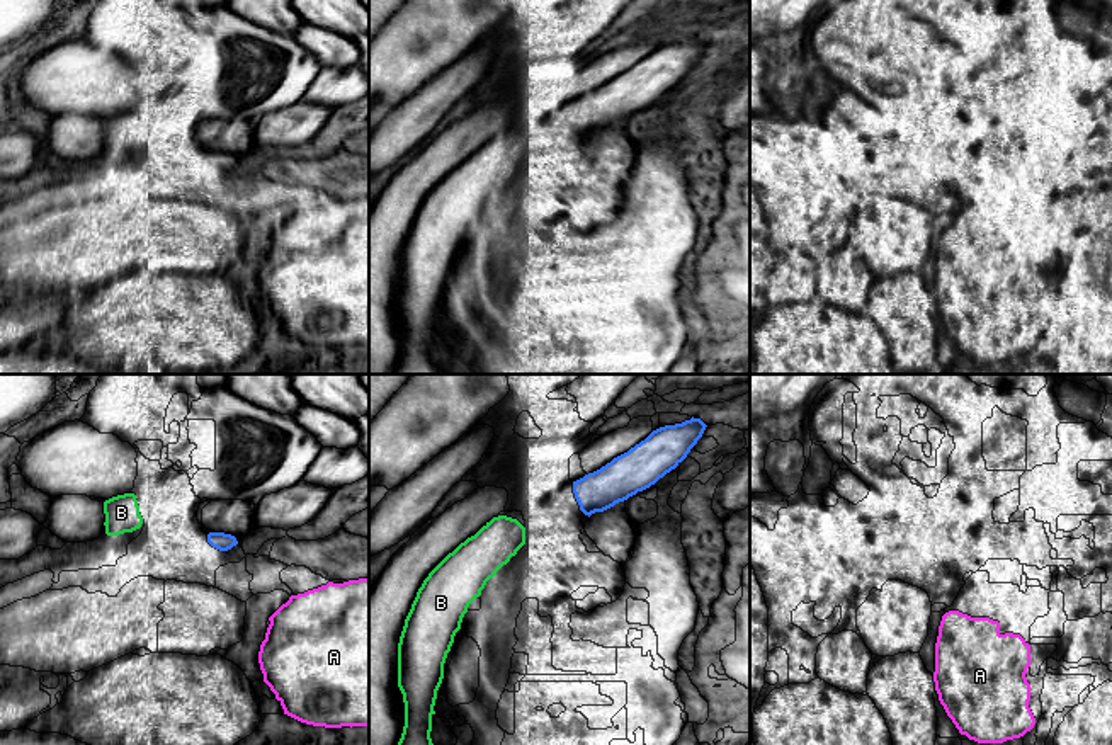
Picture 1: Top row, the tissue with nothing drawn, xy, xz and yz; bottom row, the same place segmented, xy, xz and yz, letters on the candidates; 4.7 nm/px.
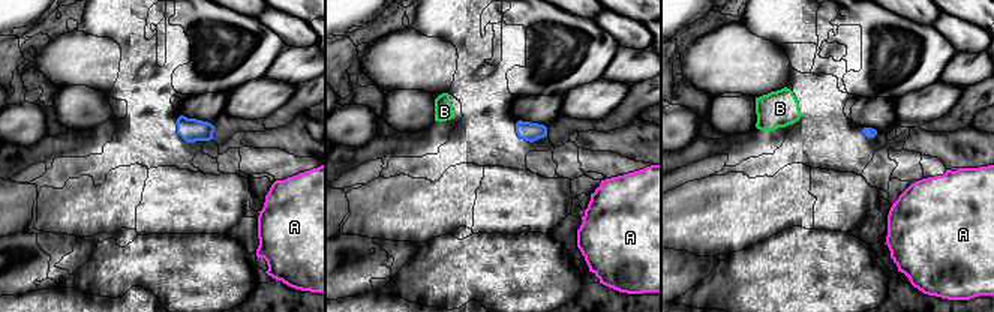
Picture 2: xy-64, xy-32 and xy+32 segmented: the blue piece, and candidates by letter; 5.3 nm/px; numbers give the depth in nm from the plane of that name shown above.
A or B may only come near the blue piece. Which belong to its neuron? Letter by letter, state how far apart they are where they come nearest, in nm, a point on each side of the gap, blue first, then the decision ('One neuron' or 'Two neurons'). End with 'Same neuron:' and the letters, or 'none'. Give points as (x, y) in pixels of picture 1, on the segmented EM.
A: Distance 360 nm. Across: xy (237, 543), (291, 596). Two neurons
B: Distance 280 nm. Across: xz (580, 509), (524, 528). One neuron
Same neuron: B

